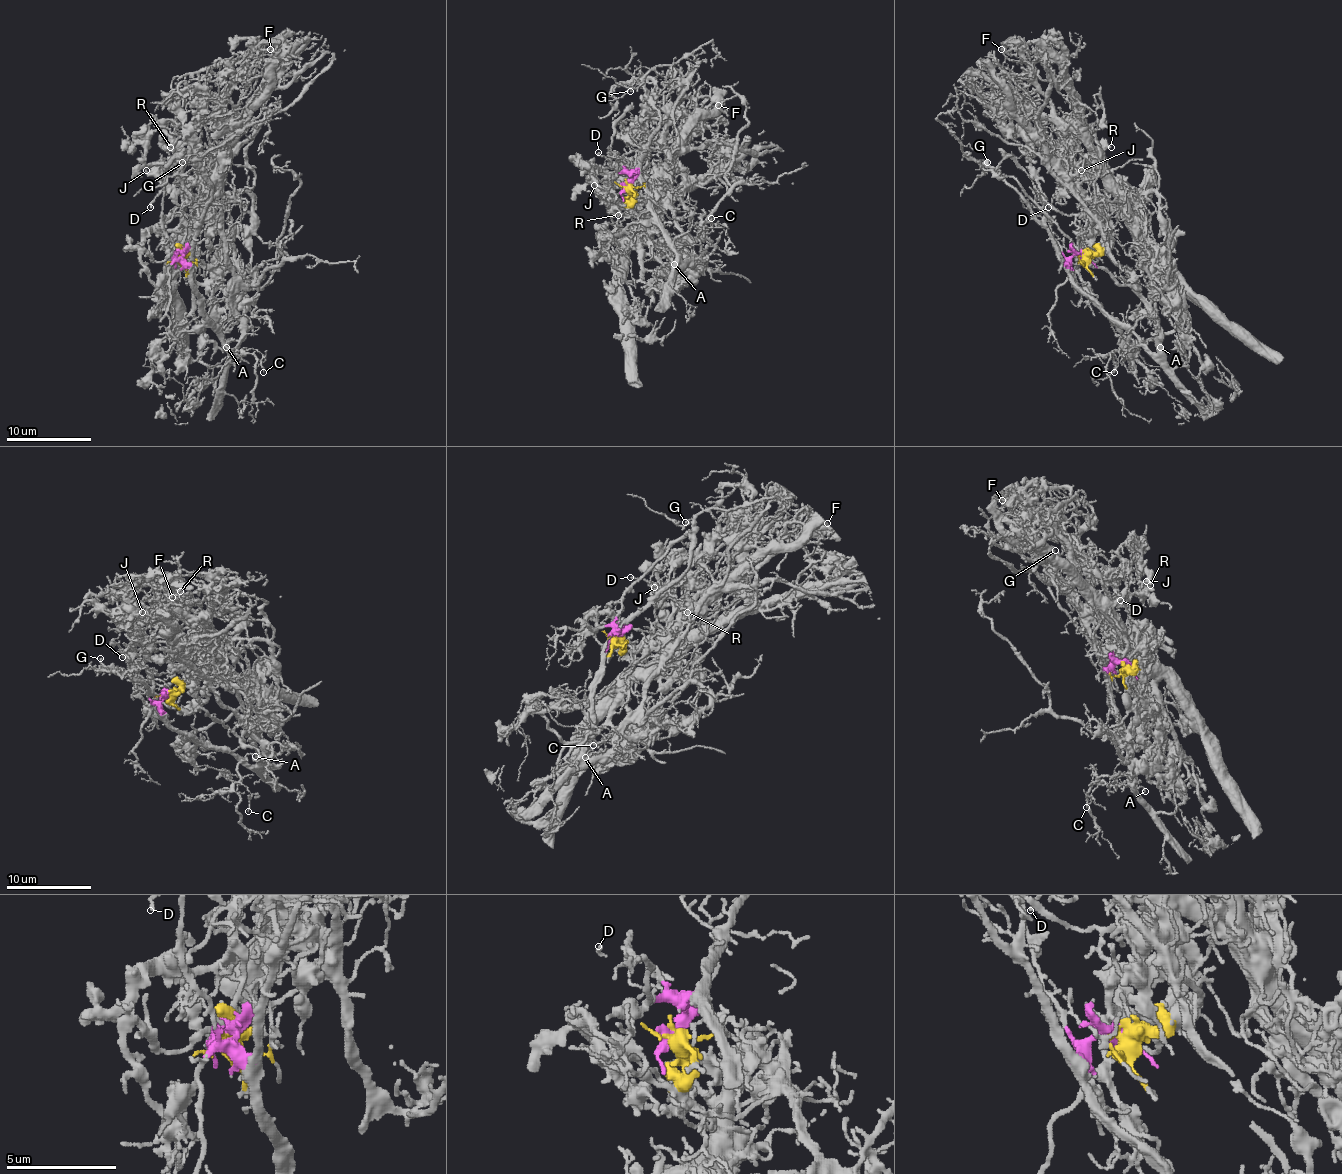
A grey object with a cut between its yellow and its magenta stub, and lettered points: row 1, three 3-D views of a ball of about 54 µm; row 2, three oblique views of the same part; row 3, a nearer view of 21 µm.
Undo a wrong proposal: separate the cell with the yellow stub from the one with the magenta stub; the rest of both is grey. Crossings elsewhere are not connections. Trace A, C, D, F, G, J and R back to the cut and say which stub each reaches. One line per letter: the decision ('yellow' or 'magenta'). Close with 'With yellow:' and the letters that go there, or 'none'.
A: magenta
C: magenta
D: yellow
F: yellow
G: magenta
J: yellow
R: yellow
With yellow: D, F, J, R

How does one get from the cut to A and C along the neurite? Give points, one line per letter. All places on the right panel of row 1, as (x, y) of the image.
A: (1081, 254), (1071, 259), (1071, 278), (1141, 341), (1155, 352), (1158, 341), (1160, 348)
C: (1081, 254), (1071, 259), (1071, 278), (1126, 326), (1139, 343), (1132, 350), (1120, 348), (1113, 373)

